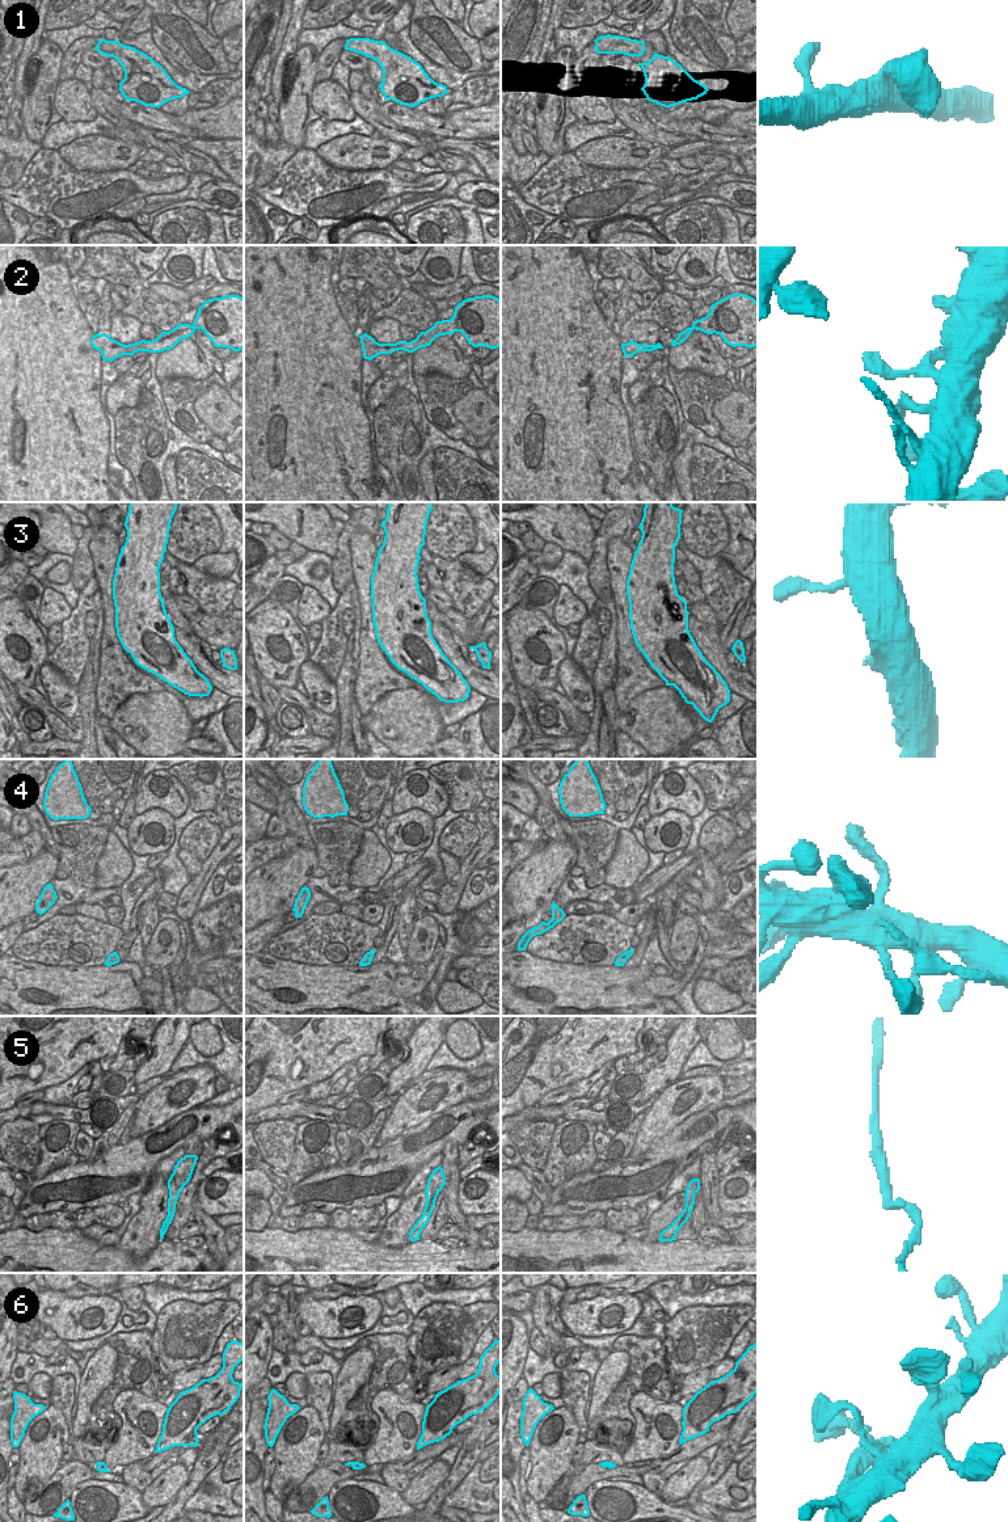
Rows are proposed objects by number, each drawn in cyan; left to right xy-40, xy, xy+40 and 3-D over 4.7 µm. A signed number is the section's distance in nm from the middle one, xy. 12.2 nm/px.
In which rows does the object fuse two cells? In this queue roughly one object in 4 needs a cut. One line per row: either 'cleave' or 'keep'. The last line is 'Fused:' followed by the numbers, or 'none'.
1: keep
2: keep
3: cleave
4: keep
5: keep
6: keep
Fused: 3

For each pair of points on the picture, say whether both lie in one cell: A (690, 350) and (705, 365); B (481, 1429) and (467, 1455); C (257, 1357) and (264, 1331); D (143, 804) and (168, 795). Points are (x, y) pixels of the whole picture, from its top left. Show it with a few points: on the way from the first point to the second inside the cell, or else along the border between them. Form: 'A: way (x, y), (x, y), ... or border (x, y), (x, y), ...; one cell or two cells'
A: way (694, 353), (701, 361); one cell
B: way (477, 1436), (471, 1449); one cell
C: way (266, 1357), (264, 1354), (264, 1340); one cell
D: way (150, 799), (161, 799); one cell

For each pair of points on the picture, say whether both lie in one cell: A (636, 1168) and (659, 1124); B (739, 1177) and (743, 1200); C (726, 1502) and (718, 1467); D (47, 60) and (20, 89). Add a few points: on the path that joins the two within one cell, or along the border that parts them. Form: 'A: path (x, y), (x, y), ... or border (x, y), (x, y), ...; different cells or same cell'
A: border (666, 1133), (656, 1137), (644, 1152), (629, 1155); different cells
B: path (739, 1183), (743, 1194); same cell
C: border (732, 1461), (728, 1468), (701, 1492), (700, 1499); different cells
D: border (32, 83), (32, 87), (21, 98); different cells

